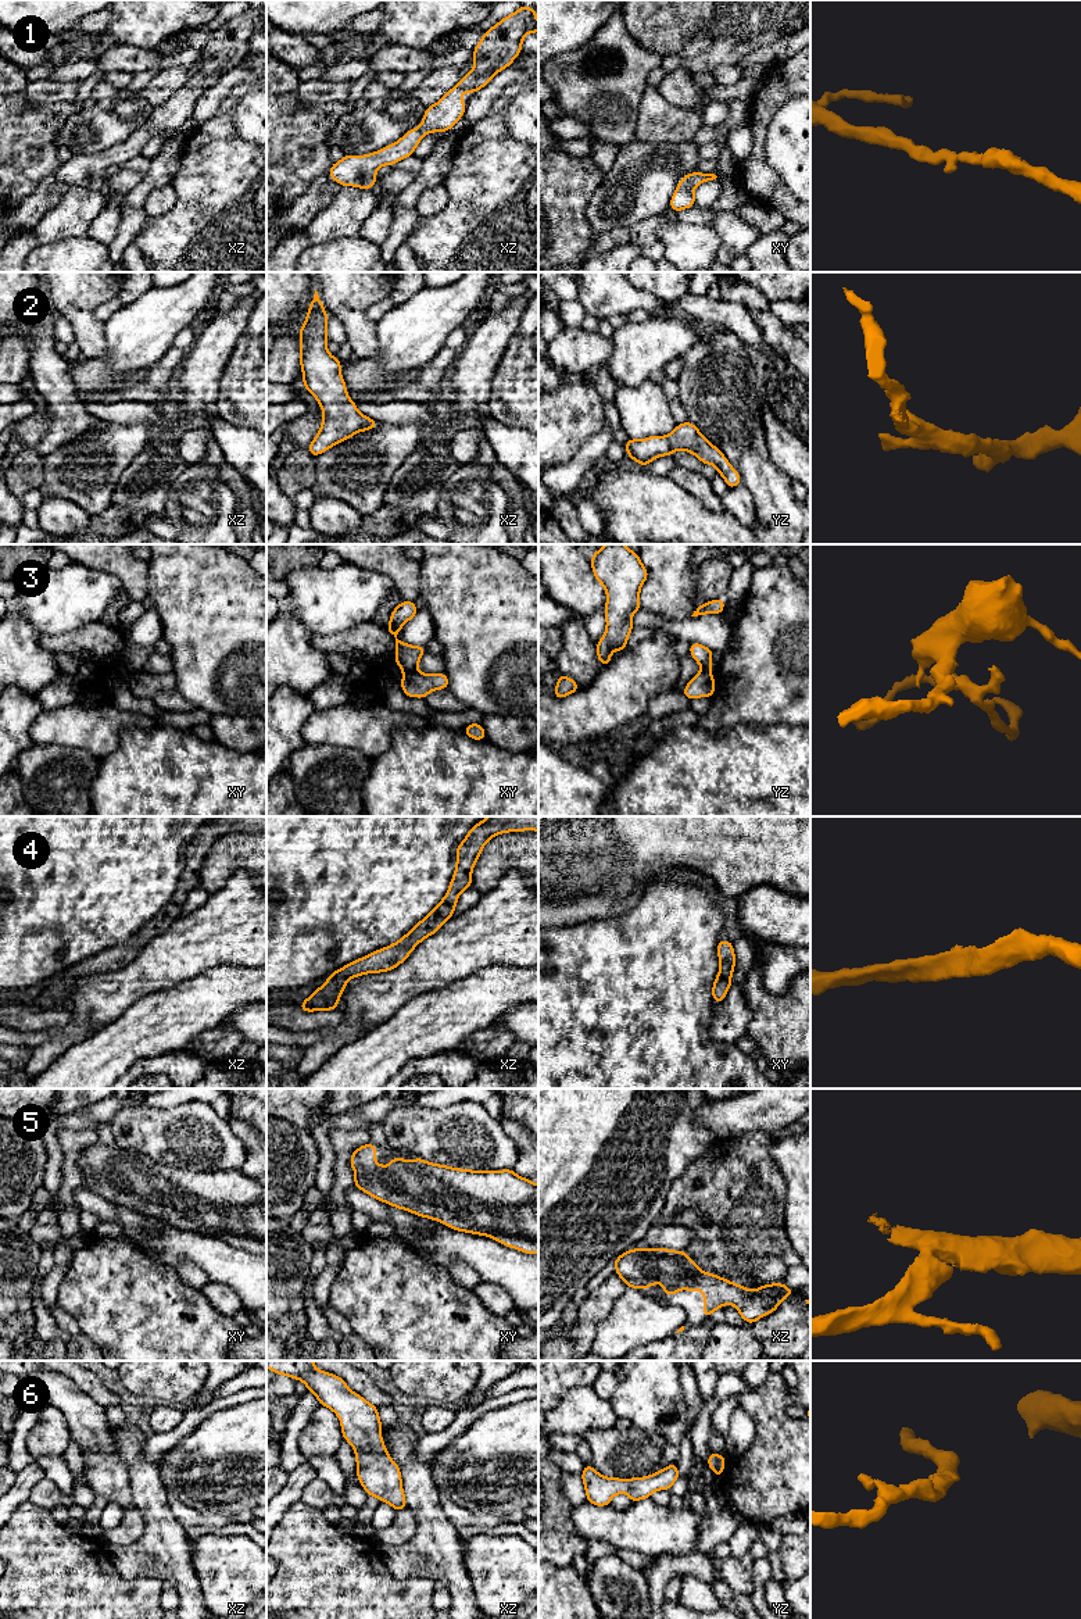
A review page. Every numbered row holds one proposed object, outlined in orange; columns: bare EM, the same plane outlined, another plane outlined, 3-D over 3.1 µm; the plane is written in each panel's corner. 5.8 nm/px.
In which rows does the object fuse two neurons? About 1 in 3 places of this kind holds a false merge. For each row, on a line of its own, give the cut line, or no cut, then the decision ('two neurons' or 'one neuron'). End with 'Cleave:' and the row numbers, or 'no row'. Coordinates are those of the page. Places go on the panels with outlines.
1: no cut | one neuron
2: no cut | one neuron
3: xy (415, 669), (404, 672) | two neurons
4: no cut | one neuron
5: no cut | one neuron
6: no cut | one neuron
Cleave: 3

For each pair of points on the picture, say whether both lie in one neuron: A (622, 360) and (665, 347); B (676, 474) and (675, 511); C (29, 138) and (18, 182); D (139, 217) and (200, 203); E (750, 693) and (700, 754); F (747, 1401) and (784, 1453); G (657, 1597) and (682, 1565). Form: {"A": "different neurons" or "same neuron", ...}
{"A": "same neuron", "B": "different neurons", "C": "same neuron", "D": "different neurons", "E": "different neurons", "F": "same neuron", "G": "same neuron"}

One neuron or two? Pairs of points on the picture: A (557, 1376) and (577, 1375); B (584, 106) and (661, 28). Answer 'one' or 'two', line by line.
A: one
B: two

